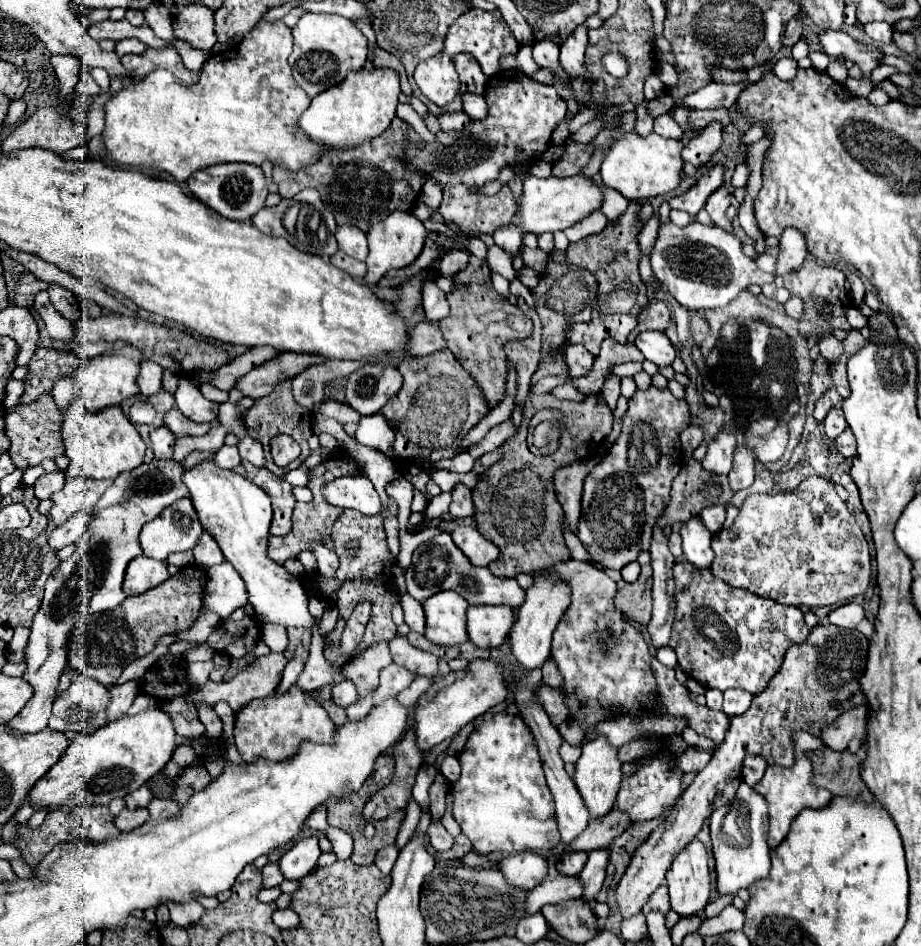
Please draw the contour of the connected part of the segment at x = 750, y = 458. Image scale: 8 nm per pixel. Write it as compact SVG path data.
M741 444L735 450L733 468L729 472L729 484L733 490L743 490L753 484L755 478L755 450Z

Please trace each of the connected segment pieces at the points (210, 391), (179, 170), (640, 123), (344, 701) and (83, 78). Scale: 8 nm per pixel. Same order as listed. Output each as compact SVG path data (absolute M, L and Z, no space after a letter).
M202 383L199 389L205 398L216 402L217 404L226 402L229 397L229 392L219 390L218 388L211 386L209 383Z
M259 20L257 26L243 36L239 46L217 52L203 68L201 78L193 86L185 86L171 76L171 72L155 70L145 76L139 84L123 88L105 106L105 130L103 142L107 152L113 156L117 166L129 168L157 168L169 172L177 182L185 182L193 172L225 162L257 164L271 162L285 170L301 170L317 160L323 146L313 142L299 126L297 120L303 110L311 104L305 90L297 88L291 76L287 58L293 48L293 36L283 20L267 22Z
M639 104L639 106L637 106L637 114L639 114L639 120L637 120L635 130L639 130L639 136L651 134L651 132L653 132L653 118L649 118L649 116L647 116L645 104Z
M339 682L339 684L335 684L333 690L331 690L331 698L333 698L333 702L335 702L337 706L347 708L347 706L355 704L355 700L357 700L357 690L355 690L353 684L349 684L349 682Z
M86 71L81 72L77 86L75 86L75 95L97 95L99 91L100 88L93 77Z

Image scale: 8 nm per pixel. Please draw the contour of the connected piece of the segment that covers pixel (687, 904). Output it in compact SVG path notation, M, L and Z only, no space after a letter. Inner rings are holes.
M695 838L667 872L671 910L679 916L695 916L705 910L711 894L709 856L705 846Z

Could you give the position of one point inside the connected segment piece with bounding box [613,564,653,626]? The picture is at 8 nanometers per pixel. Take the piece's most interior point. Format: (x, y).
(634, 600)

